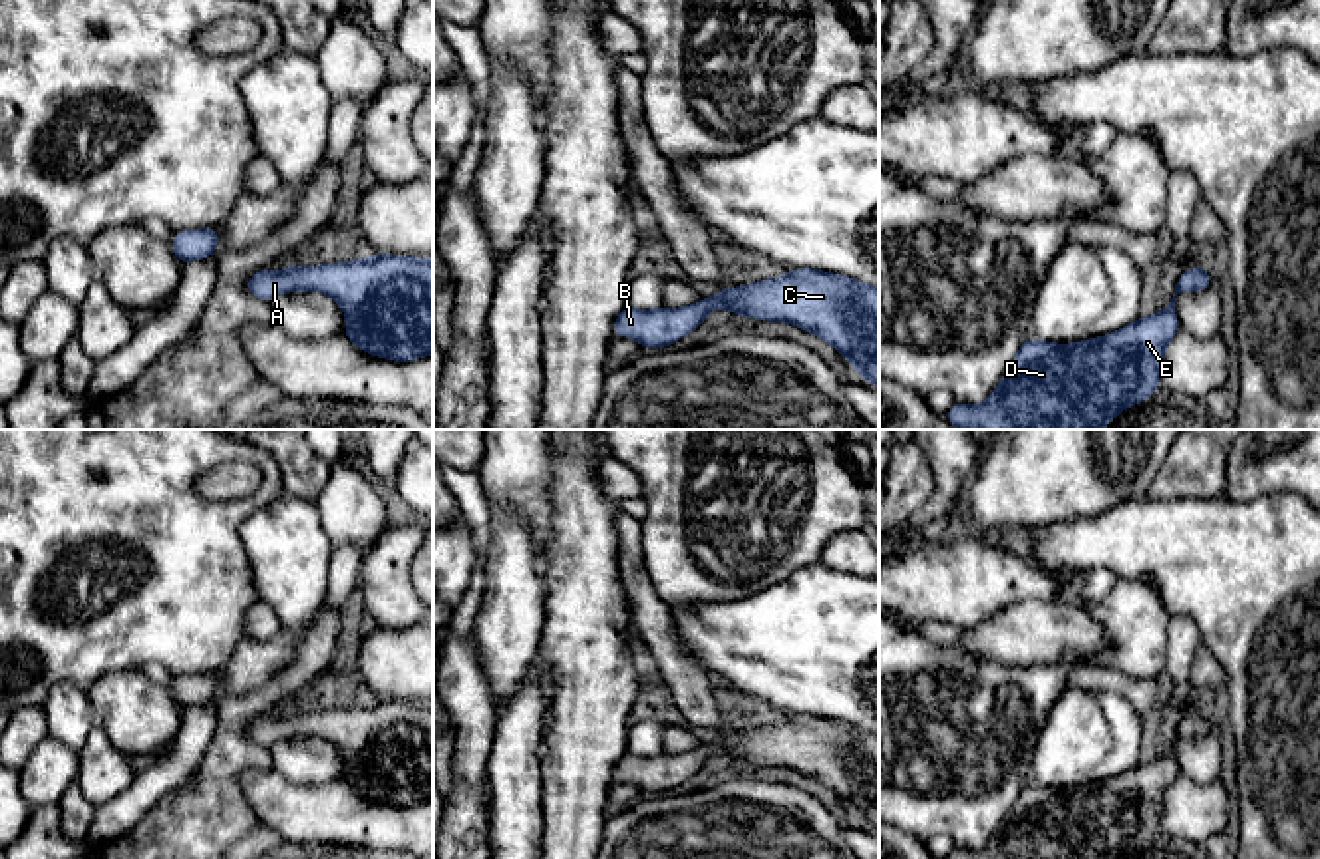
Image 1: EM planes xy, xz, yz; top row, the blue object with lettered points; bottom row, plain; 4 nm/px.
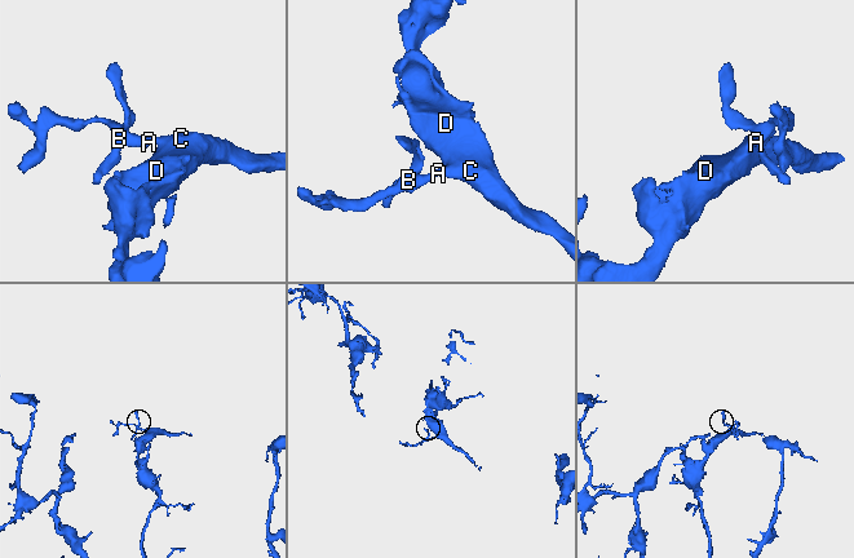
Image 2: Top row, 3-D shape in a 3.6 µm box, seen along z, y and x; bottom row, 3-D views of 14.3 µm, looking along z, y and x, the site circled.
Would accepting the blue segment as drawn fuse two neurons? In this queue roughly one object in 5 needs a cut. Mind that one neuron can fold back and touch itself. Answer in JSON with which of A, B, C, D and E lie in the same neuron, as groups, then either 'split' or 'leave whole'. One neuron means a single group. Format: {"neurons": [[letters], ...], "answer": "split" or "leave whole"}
{"neurons": [["A", "B", "C", "D", "E"]], "answer": "leave whole"}

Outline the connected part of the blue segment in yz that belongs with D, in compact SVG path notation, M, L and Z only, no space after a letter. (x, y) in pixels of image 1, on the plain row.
M1207 714L1185 716L1175 730L1171 748L1149 764L1093 785L1052 789L1028 783L1014 801L1002 829L980 849L956 847L946 859L1119 859L1159 835L1159 817L1169 785L1181 775L1175 742L1211 734Z

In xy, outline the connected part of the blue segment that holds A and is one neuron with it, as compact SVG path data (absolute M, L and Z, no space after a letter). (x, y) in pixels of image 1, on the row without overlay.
M374 698L364 706L348 706L344 710L286 712L282 718L262 714L248 724L247 734L264 748L298 736L332 742L346 760L344 783L366 799L394 807L412 807L433 799L433 706L427 702Z

